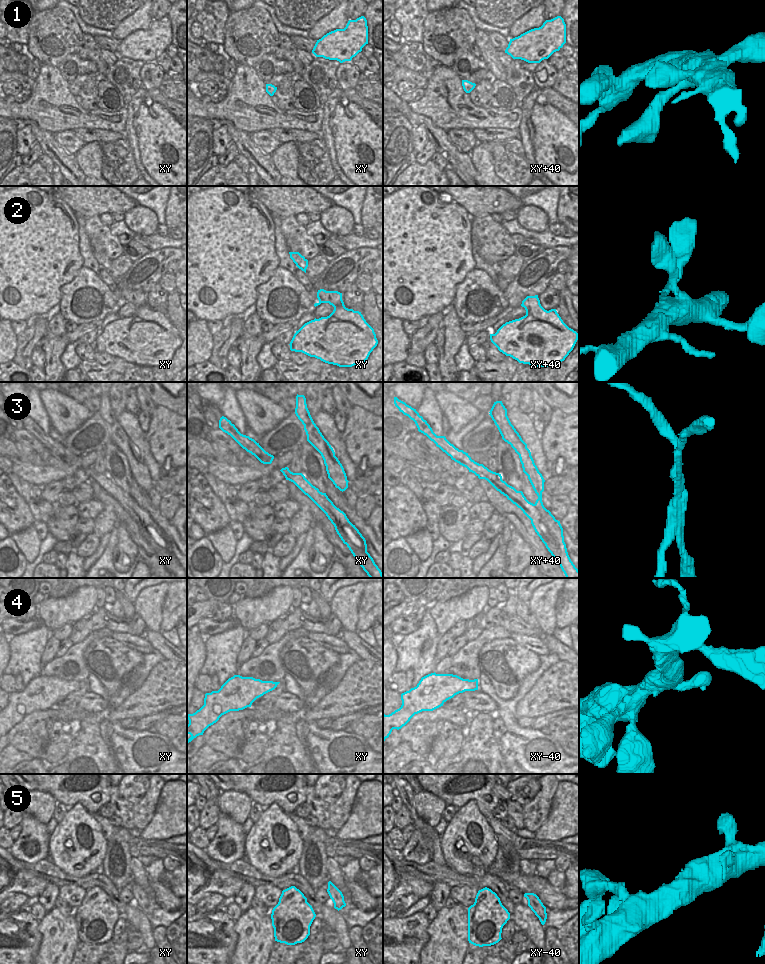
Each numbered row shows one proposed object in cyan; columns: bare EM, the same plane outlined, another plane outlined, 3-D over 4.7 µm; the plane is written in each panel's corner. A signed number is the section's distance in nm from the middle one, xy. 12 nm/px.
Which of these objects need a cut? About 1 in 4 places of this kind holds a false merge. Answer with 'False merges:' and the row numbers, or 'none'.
False merges: 3

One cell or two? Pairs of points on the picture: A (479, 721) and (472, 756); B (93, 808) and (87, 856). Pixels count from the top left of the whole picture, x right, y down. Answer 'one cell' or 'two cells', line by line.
A: one cell
B: two cells

